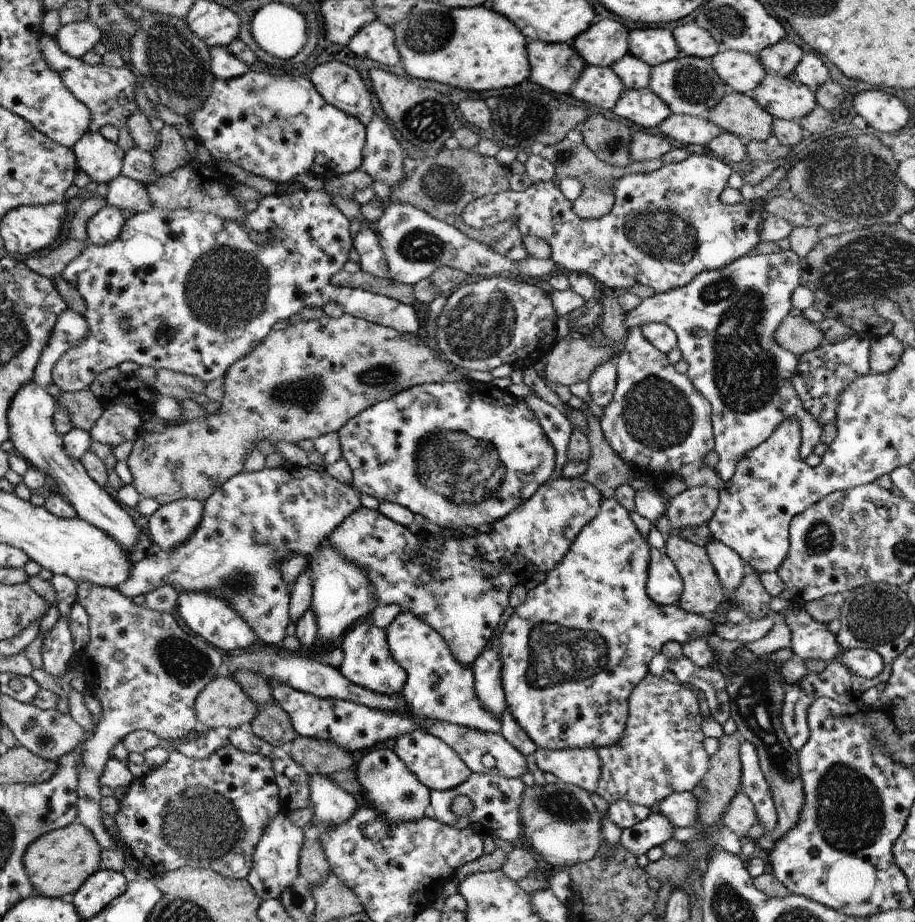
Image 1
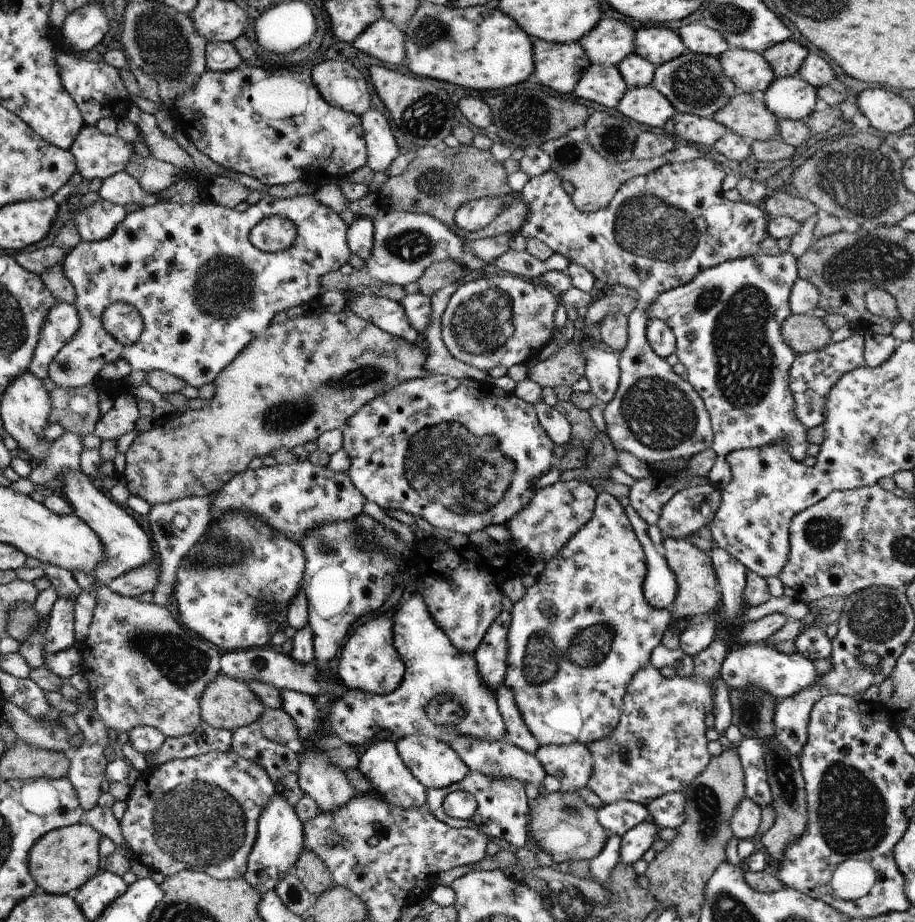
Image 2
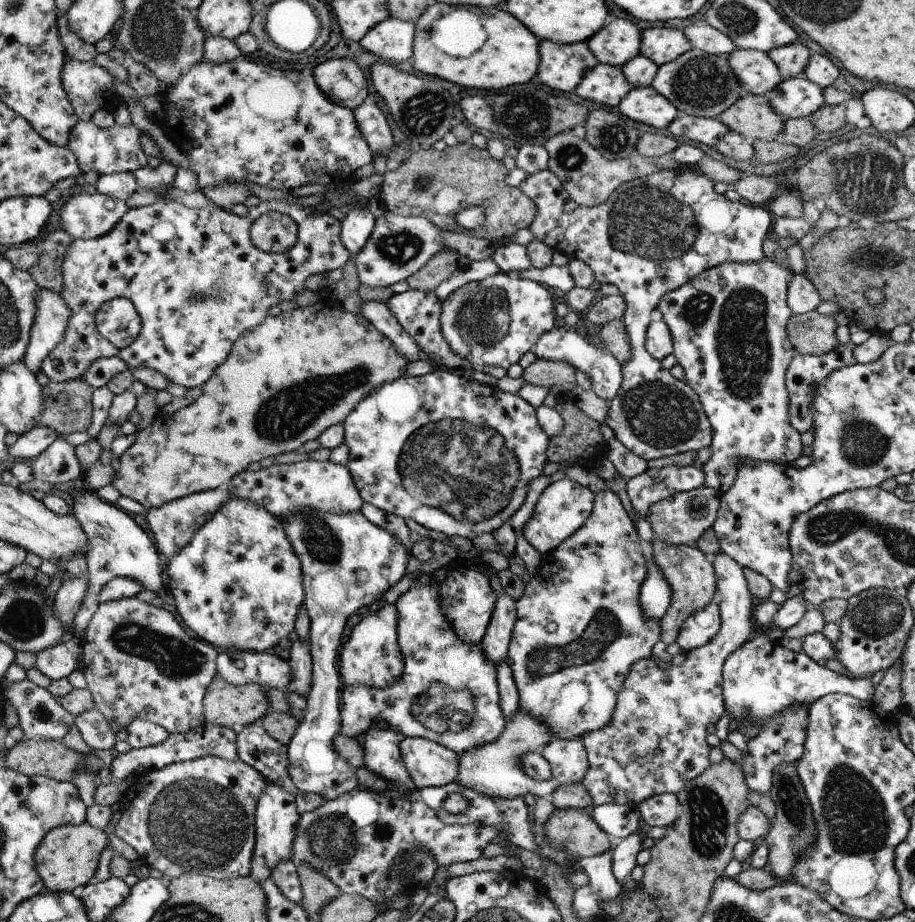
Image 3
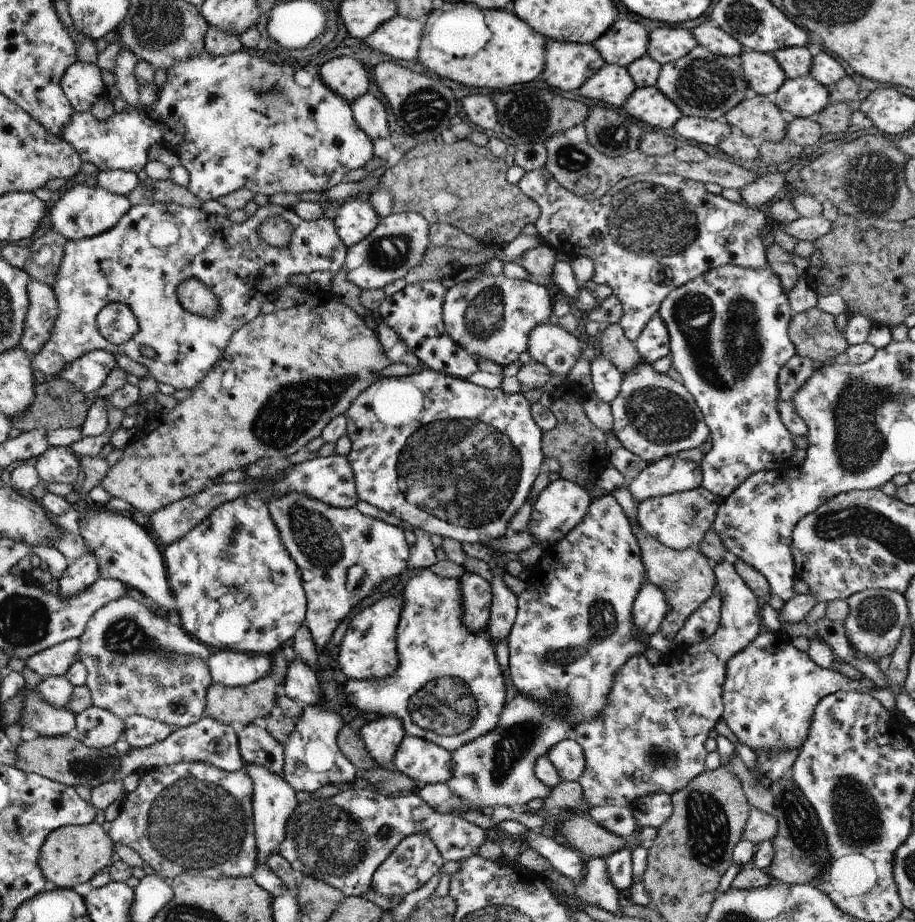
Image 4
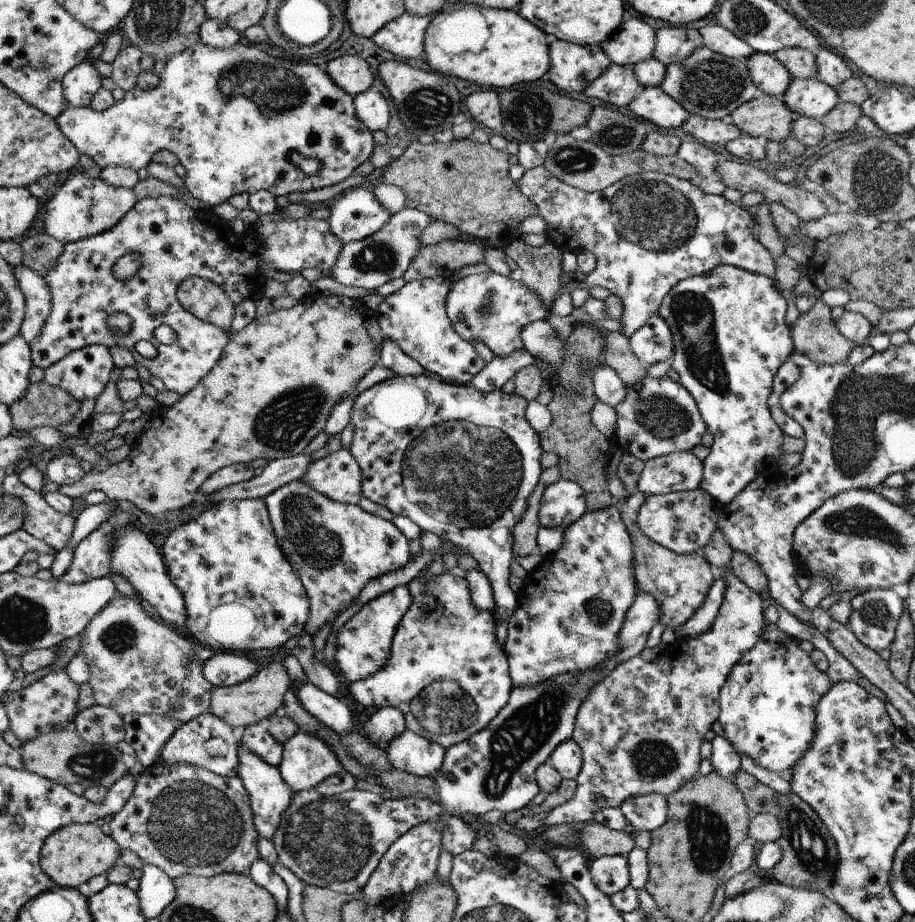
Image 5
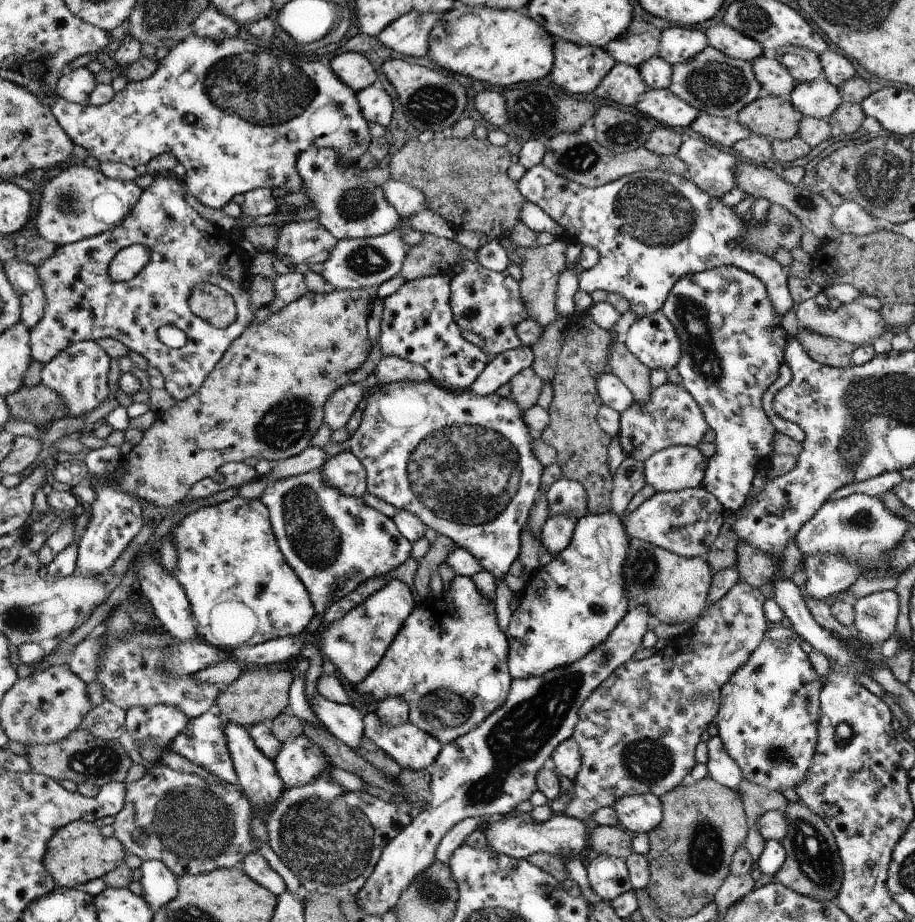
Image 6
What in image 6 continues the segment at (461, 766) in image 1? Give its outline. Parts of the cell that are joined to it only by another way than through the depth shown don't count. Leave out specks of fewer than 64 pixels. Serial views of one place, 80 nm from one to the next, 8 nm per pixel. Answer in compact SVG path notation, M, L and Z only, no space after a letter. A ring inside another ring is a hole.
M368 712L363 716L364 735L372 740L379 748L382 748L389 756L392 756L402 769L424 770L430 768L437 761L437 757L444 747L436 737L430 736L430 732L425 732L424 729L418 728L412 722L404 722L390 726L390 724L382 724L382 718L376 716L376 712Z

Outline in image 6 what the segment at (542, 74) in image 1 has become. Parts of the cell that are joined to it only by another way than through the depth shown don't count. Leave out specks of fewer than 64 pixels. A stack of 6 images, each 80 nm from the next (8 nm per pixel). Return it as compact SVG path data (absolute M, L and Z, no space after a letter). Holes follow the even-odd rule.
M556 39L555 52L556 62L549 78L570 95L596 91L617 64L608 49L576 45L563 39Z

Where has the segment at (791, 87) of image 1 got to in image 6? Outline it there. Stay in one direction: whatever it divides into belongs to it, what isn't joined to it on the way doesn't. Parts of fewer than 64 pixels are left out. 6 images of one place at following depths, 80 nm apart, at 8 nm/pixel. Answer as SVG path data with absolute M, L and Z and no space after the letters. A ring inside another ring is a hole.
M825 79L796 84L788 98L803 116L828 119L842 104L840 88Z

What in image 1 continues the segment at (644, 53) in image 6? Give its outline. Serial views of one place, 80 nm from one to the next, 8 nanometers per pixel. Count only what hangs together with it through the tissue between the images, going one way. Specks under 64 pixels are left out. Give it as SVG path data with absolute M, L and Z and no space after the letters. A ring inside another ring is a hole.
M614 18L591 24L570 42L587 65L610 67L628 52L628 30Z

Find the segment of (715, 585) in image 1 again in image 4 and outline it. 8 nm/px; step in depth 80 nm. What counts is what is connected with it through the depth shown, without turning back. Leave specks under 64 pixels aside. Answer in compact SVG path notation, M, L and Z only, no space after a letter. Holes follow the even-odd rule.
M634 525L634 534L640 541L640 554L644 554L644 566L646 579L658 586L665 593L666 601L669 604L669 613L661 623L659 629L664 637L673 638L681 631L688 622L691 615L695 614L710 596L714 594L714 570L710 568L704 553L700 553L698 548L688 548L686 550L674 550L654 540L653 537L644 533L639 526Z

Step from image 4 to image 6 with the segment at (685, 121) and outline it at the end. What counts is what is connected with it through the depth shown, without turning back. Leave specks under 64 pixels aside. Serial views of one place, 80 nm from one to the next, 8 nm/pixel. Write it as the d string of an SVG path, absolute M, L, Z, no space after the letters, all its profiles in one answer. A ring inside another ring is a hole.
M704 112L692 124L691 128L696 134L704 136L706 140L726 146L726 148L733 147L740 140L744 140L751 136L751 131L733 118L721 118L716 116L709 116Z

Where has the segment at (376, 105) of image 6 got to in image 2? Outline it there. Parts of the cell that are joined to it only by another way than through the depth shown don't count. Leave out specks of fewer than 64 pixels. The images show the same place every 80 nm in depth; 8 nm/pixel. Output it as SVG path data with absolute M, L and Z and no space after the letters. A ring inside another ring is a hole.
M368 110L361 117L364 126L365 142L368 146L369 162L368 168L375 172L387 174L392 162L398 158L399 150L396 140L392 136L390 124L384 114L378 110Z

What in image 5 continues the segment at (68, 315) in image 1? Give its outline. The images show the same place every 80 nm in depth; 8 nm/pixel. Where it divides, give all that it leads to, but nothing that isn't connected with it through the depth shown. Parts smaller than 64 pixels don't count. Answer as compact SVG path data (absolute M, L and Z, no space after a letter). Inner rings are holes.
M22 264L13 266L13 269L25 300L21 334L22 338L32 345L49 319L50 308L53 307L52 297L44 276Z

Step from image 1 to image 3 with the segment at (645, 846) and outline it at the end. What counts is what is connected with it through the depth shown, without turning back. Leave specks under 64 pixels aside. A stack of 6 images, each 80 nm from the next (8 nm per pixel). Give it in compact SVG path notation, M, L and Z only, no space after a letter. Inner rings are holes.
M643 827L627 838L616 841L612 848L612 872L620 885L636 867L636 856L644 849L642 840L646 838L645 829Z

